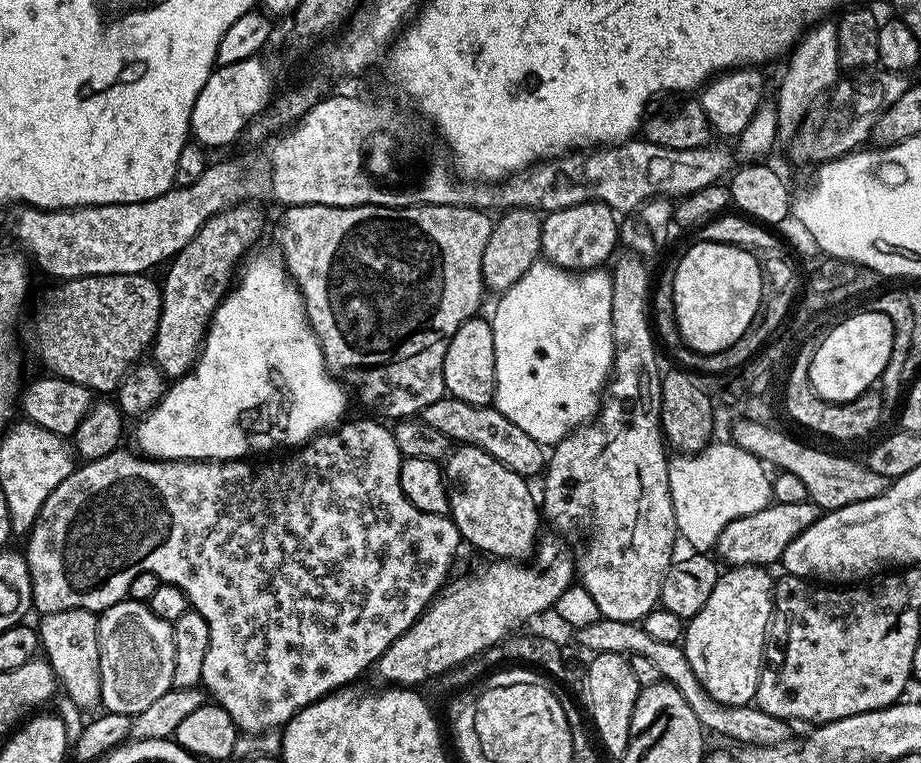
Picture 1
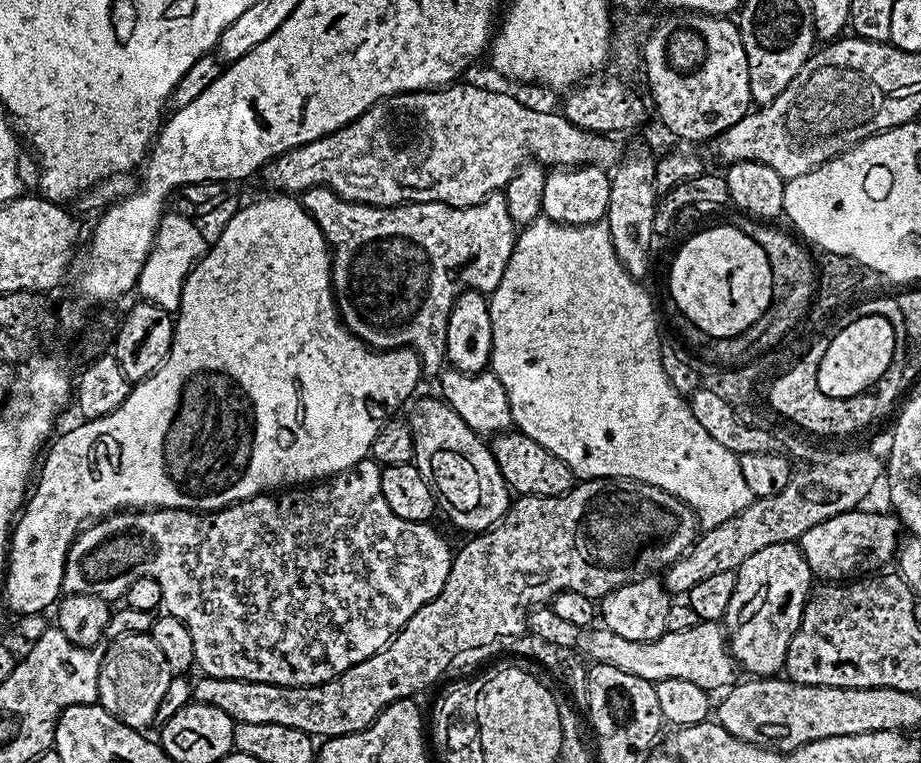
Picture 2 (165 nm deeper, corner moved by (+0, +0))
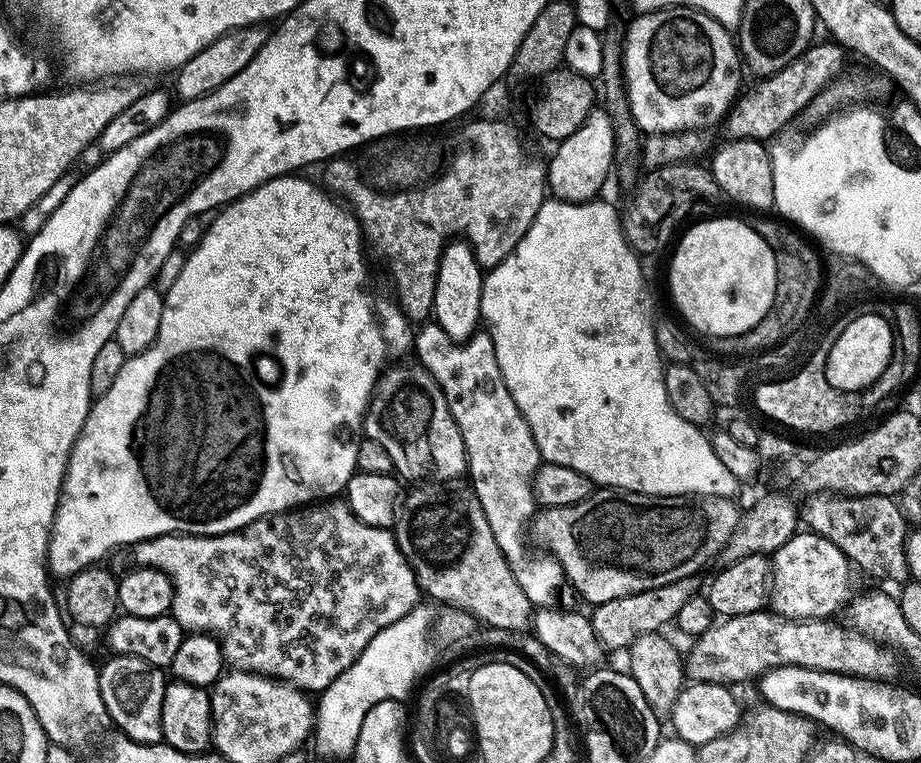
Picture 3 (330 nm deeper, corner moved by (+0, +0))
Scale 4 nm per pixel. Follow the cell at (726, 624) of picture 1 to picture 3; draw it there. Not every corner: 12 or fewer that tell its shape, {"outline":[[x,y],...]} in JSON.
{"outline":[[797,531],[770,556],[770,608],[837,615],[854,595],[848,560]]}

